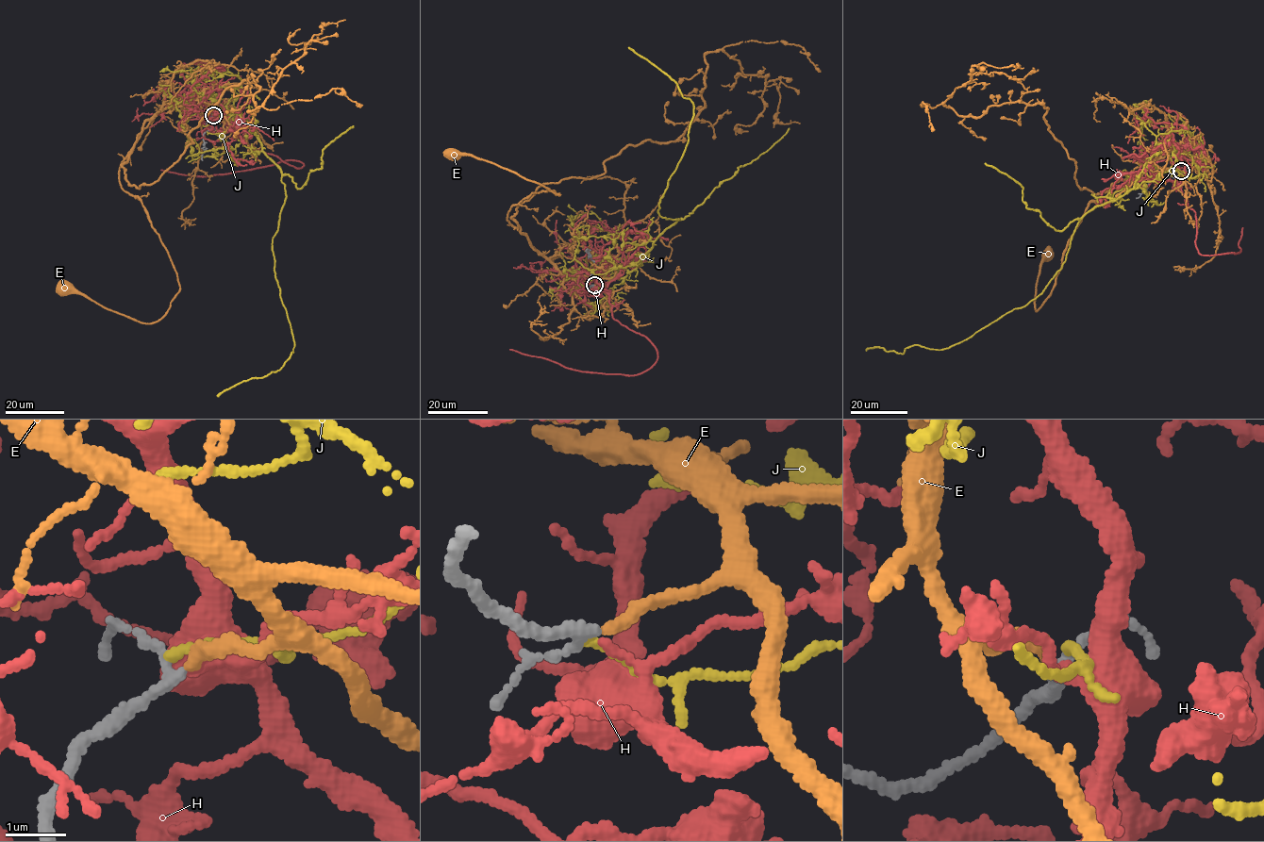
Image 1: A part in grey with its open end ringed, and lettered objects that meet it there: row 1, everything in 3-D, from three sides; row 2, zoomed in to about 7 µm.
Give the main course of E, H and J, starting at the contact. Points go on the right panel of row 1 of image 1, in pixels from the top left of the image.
E: (1181, 171), (1176, 160), (1184, 152), (1174, 148), (1091, 201), (1051, 293), (1036, 311), (1047, 253)
H: (1182, 171), (1181, 189), (1195, 214), (1194, 241), (1202, 255), (1241, 251), (1239, 243), (1242, 227)
J: (1182, 171), (1171, 168), (1095, 206), (1078, 222), (1066, 260), (1045, 288), (968, 338), (942, 349), (866, 349)

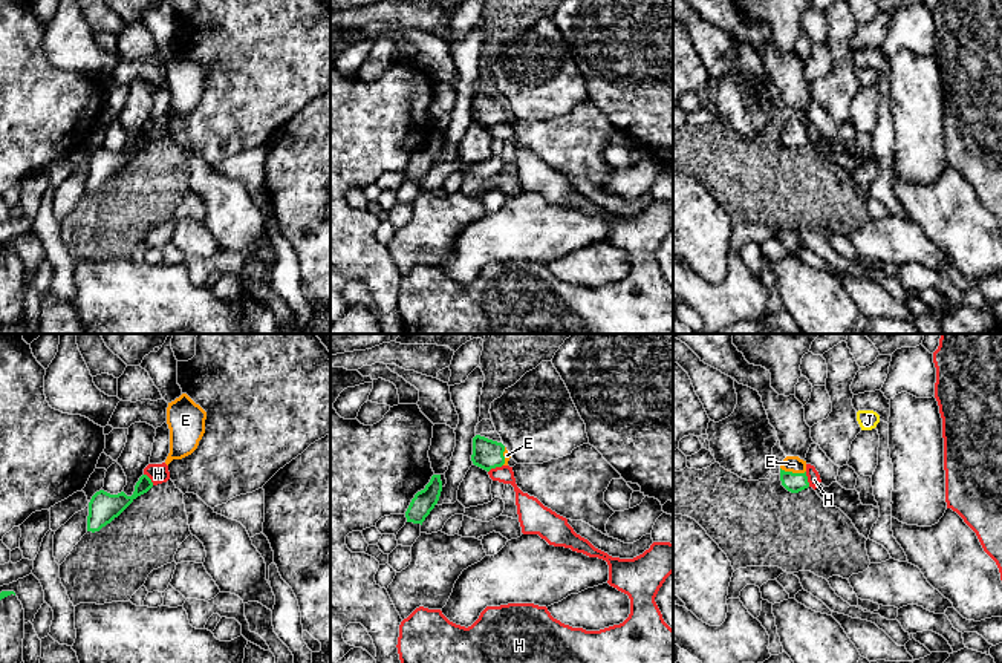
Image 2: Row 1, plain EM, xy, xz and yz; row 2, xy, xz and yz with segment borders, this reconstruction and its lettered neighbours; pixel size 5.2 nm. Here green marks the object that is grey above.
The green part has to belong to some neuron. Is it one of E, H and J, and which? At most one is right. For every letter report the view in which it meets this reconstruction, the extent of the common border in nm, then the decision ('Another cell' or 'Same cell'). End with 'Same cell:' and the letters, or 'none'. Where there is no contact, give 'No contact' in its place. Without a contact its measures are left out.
E: Touches green in yz. Shared border 140 nm. Same cell
H: Touches green in xz. Shared border 90 nm. Another cell
J: No contact. Another cell
Same cell: E

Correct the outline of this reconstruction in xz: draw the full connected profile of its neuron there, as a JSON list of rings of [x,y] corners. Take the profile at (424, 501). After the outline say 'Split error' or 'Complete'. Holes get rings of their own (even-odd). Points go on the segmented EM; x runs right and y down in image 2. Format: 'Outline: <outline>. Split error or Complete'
Outline: [[[433,475],[430,482],[425,485],[425,488],[418,492],[415,498],[412,499],[405,511],[407,522],[422,525],[425,518],[438,504],[441,492],[442,492],[441,475]]]. Complete

